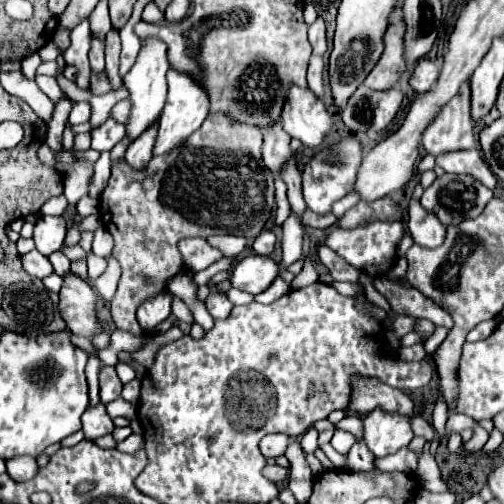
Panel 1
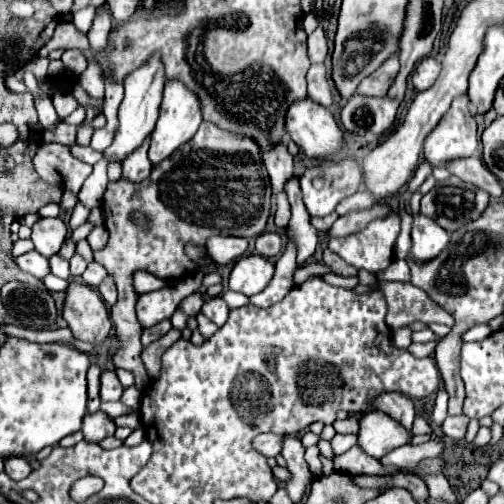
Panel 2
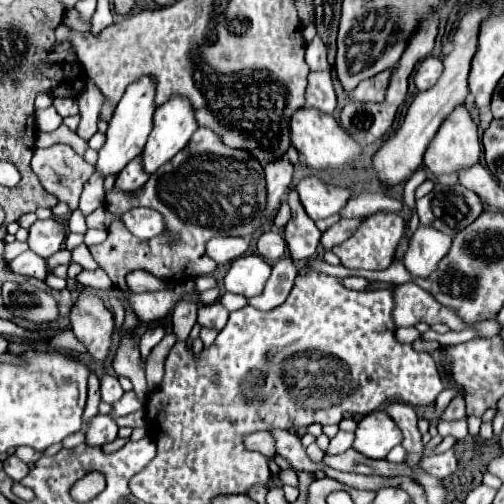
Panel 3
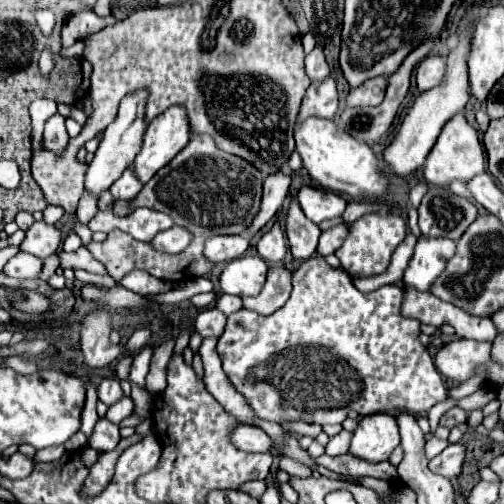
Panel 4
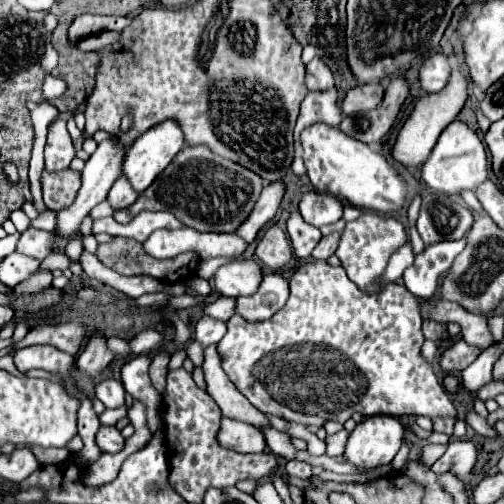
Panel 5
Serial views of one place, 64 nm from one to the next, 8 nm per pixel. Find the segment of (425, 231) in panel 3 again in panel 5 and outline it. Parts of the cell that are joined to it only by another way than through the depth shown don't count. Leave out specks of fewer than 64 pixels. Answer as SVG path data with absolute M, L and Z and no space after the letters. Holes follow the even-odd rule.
M466 238L456 242L440 242L440 244L432 244L432 248L424 248L424 252L416 256L414 264L402 276L406 288L416 298L422 300L432 298L438 276L452 266L454 258L464 248L466 248Z

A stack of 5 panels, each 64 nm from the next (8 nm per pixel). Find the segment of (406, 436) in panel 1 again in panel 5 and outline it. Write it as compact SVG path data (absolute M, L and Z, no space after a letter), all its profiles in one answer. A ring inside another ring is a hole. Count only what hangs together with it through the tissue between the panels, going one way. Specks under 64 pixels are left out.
M394 416L364 418L350 432L344 458L364 470L390 464L402 446L402 436L404 426Z

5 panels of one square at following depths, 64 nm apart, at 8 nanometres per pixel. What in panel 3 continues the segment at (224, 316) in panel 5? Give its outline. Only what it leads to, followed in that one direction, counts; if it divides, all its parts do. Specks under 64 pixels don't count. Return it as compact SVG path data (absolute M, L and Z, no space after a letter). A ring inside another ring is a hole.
M226 292L226 294L220 298L220 304L222 304L228 312L234 312L234 310L244 308L248 302L246 302L244 296L238 296L238 294L230 294L230 292Z

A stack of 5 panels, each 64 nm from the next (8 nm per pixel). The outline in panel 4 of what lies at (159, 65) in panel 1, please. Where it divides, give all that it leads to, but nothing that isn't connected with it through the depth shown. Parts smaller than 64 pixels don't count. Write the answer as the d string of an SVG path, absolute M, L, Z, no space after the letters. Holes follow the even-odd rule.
M132 92L132 96L126 96L120 104L120 112L118 118L106 128L100 146L94 154L94 160L88 164L86 168L86 190L88 194L92 194L94 198L100 198L104 190L108 190L126 170L126 166L132 162L132 156L136 156L136 152L140 150L140 136L144 136L144 96L146 92Z

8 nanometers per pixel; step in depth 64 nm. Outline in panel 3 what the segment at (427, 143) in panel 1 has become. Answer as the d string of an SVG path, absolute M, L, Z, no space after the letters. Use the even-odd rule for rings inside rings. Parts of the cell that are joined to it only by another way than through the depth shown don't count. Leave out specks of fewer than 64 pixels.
M460 106L460 108L456 108L456 112L452 112L452 116L448 116L448 120L444 120L436 140L428 146L428 152L424 154L424 166L430 172L432 180L436 180L442 174L458 174L460 170L466 170L474 164L478 164L480 158L482 158L482 148L480 148L478 128L472 122L468 110L464 106Z

